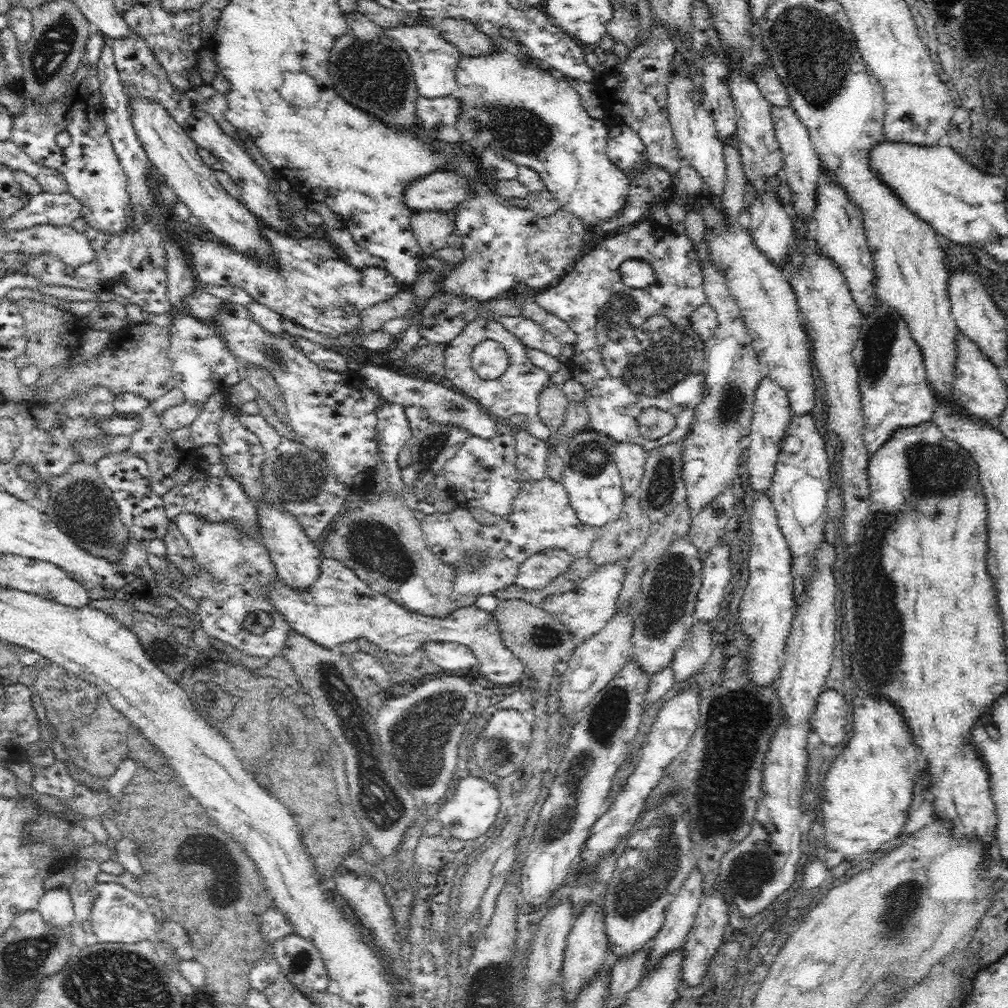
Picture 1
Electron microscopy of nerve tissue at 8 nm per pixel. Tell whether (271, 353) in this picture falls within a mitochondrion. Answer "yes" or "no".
yes

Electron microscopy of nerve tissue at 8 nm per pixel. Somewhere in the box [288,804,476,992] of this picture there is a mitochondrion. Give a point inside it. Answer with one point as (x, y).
(301, 964)

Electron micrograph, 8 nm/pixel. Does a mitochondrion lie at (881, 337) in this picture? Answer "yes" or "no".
yes

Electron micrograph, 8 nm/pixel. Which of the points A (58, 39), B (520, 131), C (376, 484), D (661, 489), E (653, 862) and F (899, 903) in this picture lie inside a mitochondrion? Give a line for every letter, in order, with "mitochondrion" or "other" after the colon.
A: mitochondrion
B: mitochondrion
C: other
D: mitochondrion
E: mitochondrion
F: mitochondrion

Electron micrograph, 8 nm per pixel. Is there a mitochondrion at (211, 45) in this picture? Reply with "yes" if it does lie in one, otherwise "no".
no

